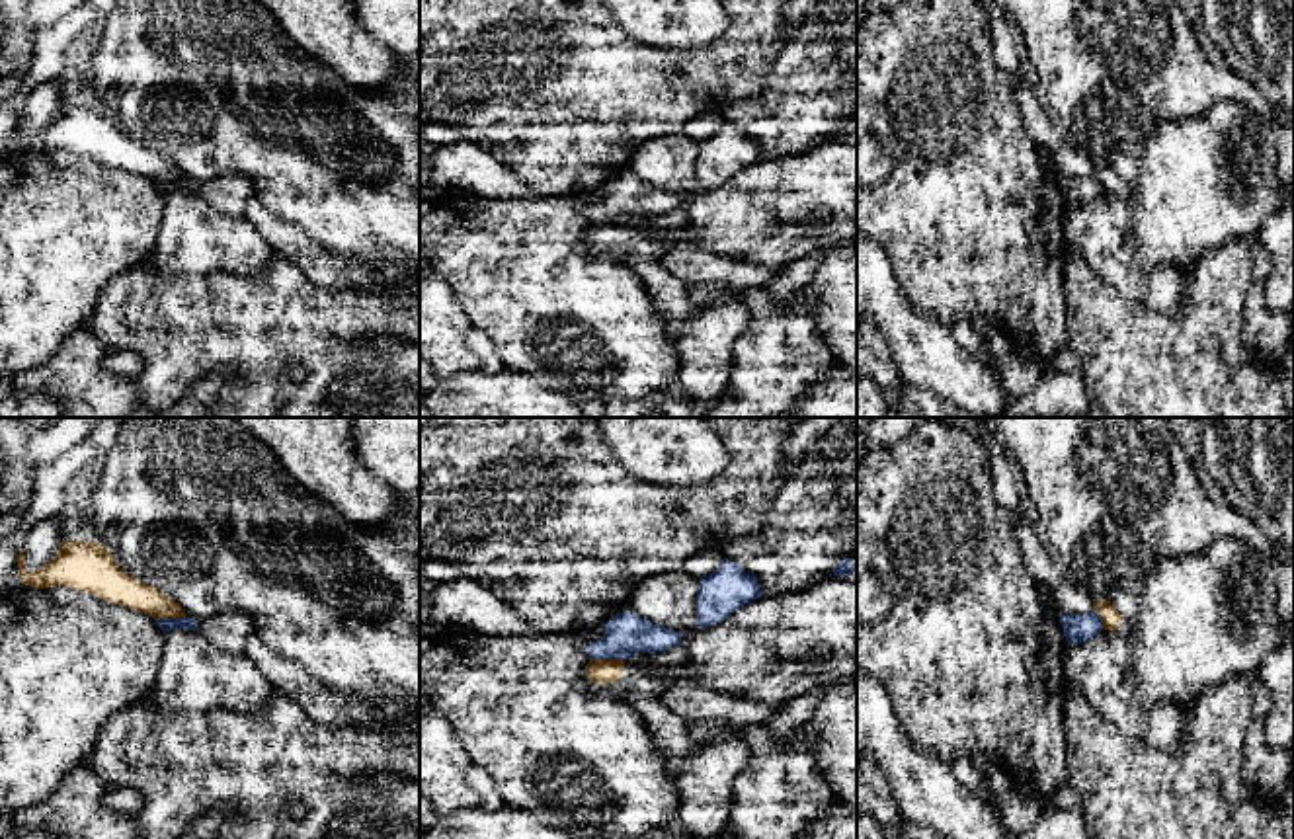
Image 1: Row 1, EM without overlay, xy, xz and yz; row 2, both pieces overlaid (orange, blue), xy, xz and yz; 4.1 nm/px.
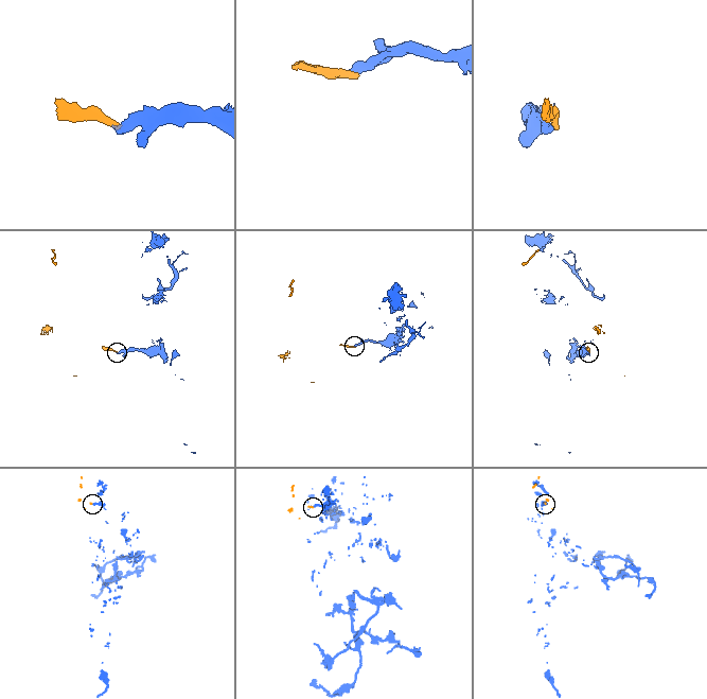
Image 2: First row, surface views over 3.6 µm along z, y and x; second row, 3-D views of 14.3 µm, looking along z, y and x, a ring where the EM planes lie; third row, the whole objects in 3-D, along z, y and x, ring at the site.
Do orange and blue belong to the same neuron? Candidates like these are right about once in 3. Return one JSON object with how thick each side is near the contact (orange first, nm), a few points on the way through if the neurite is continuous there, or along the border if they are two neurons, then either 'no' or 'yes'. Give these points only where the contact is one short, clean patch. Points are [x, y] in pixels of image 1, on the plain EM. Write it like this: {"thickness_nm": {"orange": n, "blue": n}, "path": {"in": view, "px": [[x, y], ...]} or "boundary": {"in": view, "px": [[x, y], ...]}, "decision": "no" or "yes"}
{"thickness_nm": {"orange": 110, "blue": 180}, "boundary": {"in": "xz", "px": [[590, 221], [619, 221], [623, 225]]}, "decision": "no"}

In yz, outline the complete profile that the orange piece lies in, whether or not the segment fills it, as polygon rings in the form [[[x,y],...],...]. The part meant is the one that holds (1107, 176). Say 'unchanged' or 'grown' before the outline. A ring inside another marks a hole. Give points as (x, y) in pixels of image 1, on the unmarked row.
grown | [[[1097,162],[1093,164],[1093,174],[1099,178],[1103,191],[1116,195],[1124,203],[1132,197],[1132,185],[1124,181],[1109,162]]]

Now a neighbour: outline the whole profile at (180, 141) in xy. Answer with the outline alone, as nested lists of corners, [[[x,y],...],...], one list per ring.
[[[117,0],[105,16],[101,43],[92,57],[90,88],[94,101],[109,113],[117,129],[135,142],[156,150],[176,164],[193,183],[211,181],[228,174],[246,176],[265,207],[299,226],[310,240],[355,258],[371,258],[381,246],[392,248],[398,258],[379,265],[371,289],[392,293],[408,291],[420,300],[420,62],[404,60],[392,84],[379,90],[355,90],[336,70],[297,47],[279,21],[258,0]]]

